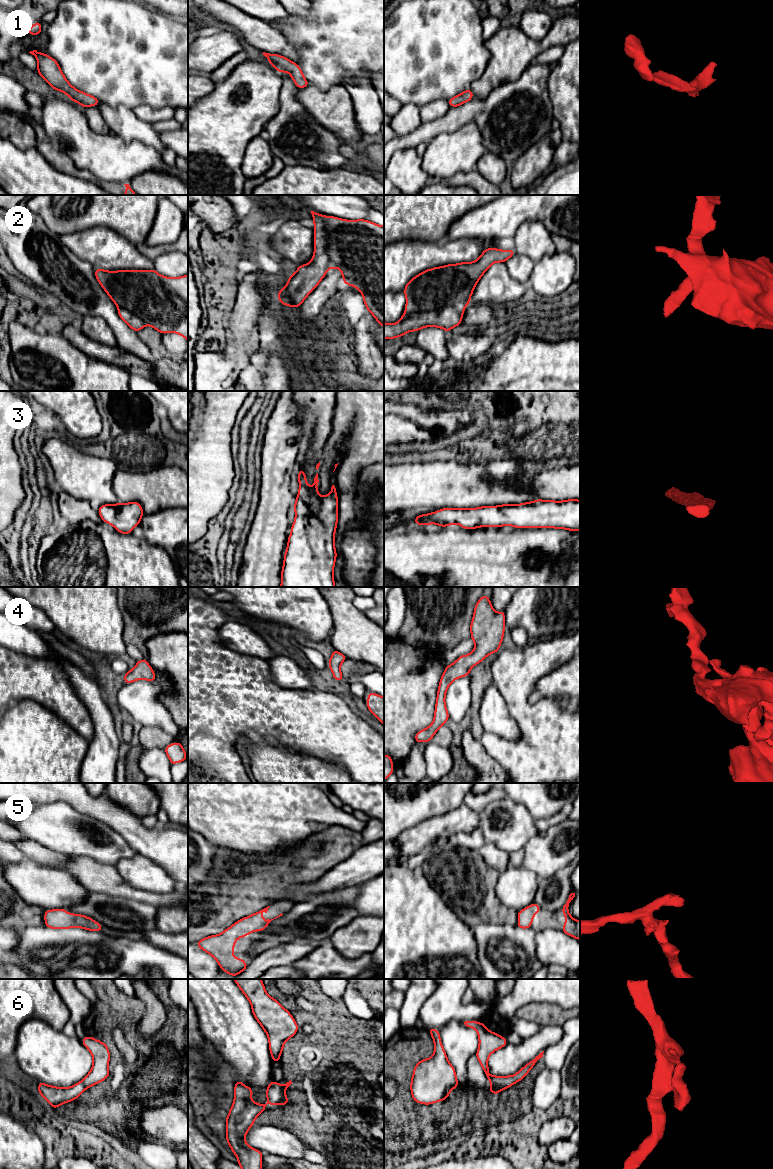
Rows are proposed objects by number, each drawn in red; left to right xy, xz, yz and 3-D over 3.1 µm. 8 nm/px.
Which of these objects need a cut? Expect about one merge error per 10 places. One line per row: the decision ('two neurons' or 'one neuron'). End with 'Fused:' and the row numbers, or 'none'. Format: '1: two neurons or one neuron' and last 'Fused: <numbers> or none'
1: one neuron
2: one neuron
3: one neuron
4: one neuron
5: one neuron
6: one neuron
Fused: none

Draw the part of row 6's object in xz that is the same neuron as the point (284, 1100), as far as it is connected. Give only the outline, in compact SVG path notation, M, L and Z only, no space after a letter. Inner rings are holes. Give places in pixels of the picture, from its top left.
M240 1079L236 1081L234 1102L226 1117L226 1140L242 1169L262 1169L263 1153L250 1147L245 1141L245 1136L258 1115L266 1110L267 1104L286 1105L290 1102L285 1090L291 1084L290 1080L282 1086L272 1079L266 1089L267 1103L257 1104L251 1100L252 1088L243 1085Z

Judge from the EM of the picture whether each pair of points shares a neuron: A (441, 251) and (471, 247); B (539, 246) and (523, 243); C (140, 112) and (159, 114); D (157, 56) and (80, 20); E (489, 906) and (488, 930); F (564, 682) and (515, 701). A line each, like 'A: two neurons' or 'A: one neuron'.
A: one neuron
B: one neuron
C: one neuron
D: one neuron
E: two neurons
F: two neurons

